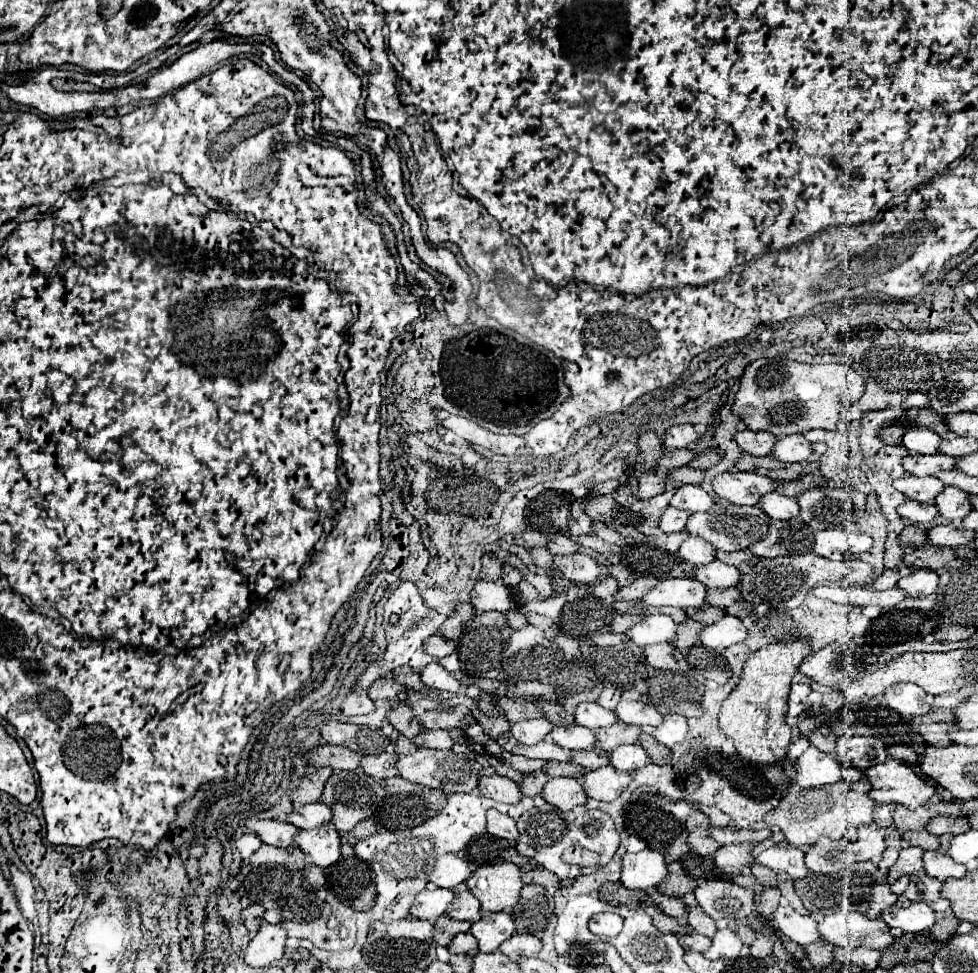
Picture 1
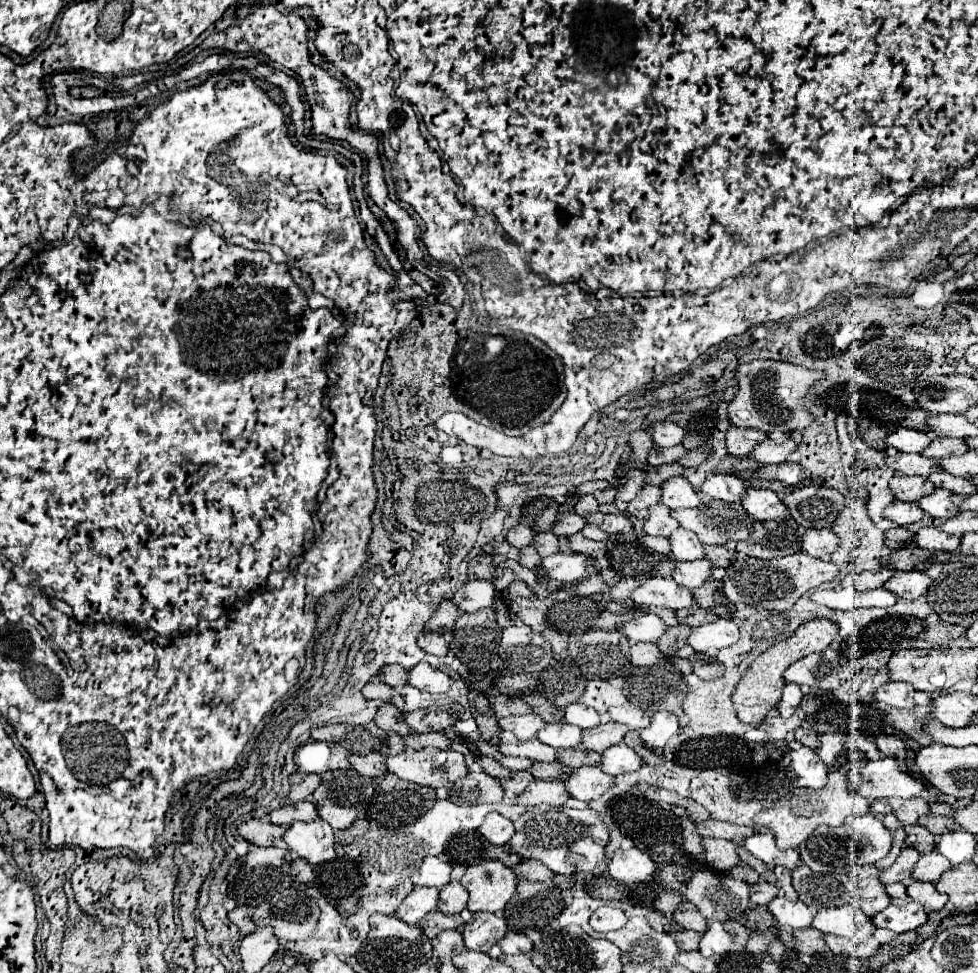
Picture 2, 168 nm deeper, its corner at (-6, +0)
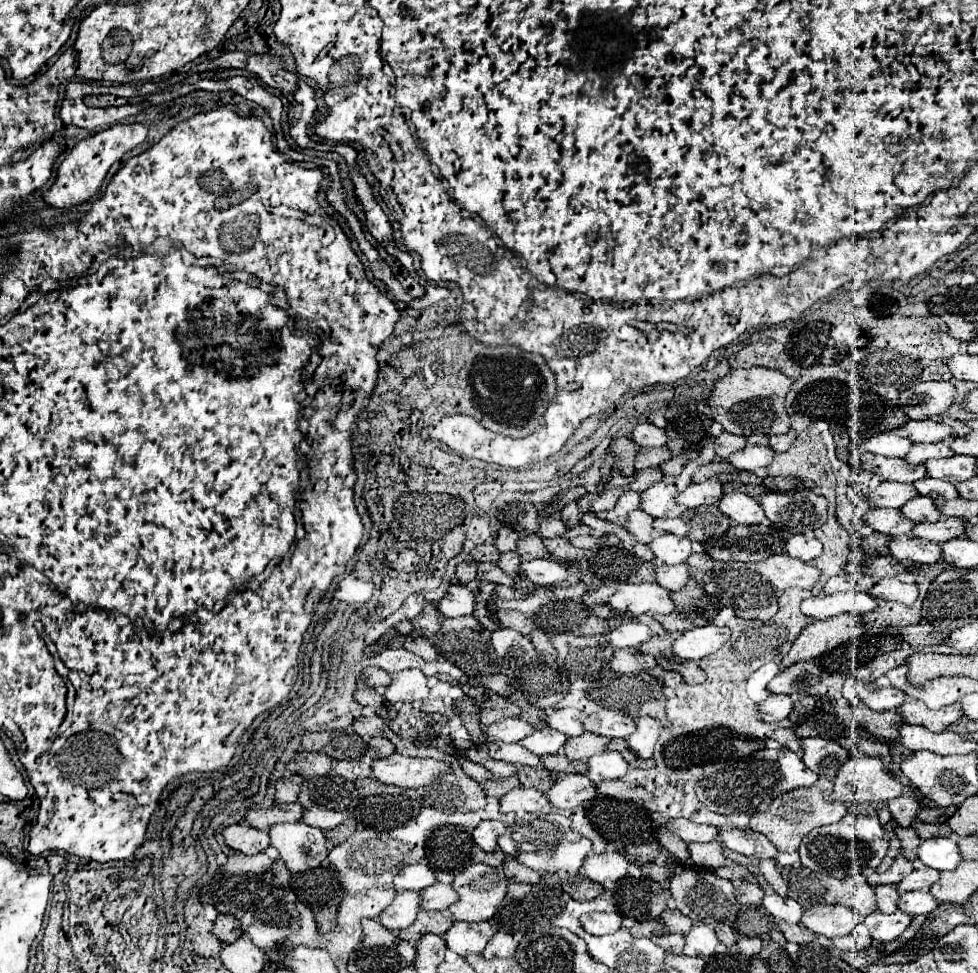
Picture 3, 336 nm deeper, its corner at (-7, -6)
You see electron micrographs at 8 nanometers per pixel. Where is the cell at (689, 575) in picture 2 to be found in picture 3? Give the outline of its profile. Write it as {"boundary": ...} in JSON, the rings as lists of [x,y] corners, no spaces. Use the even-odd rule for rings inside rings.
{"boundary":[[[683,563],[655,567],[655,583],[659,583],[661,587],[667,587],[669,591],[683,589],[687,579],[689,579],[689,571],[687,571],[687,565]]]}

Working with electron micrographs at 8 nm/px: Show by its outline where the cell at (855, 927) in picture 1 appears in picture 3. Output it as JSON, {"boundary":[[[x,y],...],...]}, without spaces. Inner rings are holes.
{"boundary":[[[813,905],[805,909],[801,923],[817,935],[849,935],[863,919],[845,905]]]}

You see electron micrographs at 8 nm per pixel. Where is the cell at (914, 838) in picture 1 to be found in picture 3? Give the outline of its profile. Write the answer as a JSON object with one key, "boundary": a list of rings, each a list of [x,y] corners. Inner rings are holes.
{"boundary":[[[895,827],[895,835],[899,837],[901,841],[901,855],[909,861],[915,861],[917,859],[917,847],[921,843],[917,831],[913,827]]]}

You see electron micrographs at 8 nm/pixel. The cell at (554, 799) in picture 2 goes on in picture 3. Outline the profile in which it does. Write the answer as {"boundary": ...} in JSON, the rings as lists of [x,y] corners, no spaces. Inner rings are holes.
{"boundary":[[[517,787],[499,799],[499,811],[501,813],[509,813],[509,811],[545,813],[551,811],[551,803],[547,803],[547,797],[537,789]]]}

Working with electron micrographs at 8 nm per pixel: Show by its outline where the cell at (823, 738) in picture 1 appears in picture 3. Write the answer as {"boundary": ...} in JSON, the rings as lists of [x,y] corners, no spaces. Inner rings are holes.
{"boundary":[[[777,729],[773,735],[771,735],[771,739],[775,739],[781,747],[787,747],[787,749],[791,749],[793,753],[797,753],[797,755],[801,755],[803,751],[801,751],[801,739],[795,735],[795,731],[793,729]]]}

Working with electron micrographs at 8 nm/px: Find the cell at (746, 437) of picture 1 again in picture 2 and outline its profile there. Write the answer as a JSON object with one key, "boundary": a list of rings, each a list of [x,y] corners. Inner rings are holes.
{"boundary":[[[730,427],[726,433],[728,453],[736,457],[746,457],[752,453],[752,449],[762,443],[768,435],[758,429],[746,429],[746,427]]]}

